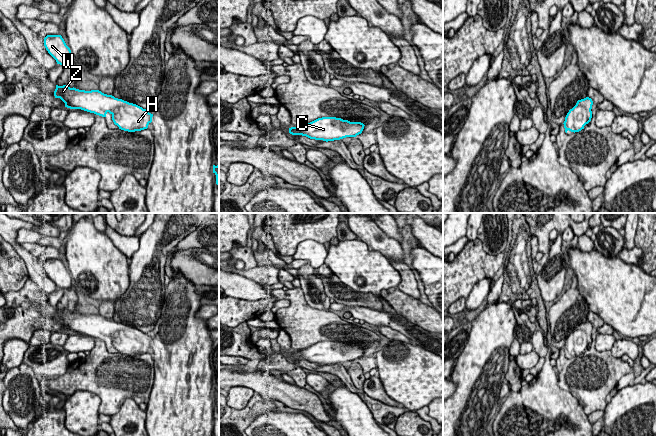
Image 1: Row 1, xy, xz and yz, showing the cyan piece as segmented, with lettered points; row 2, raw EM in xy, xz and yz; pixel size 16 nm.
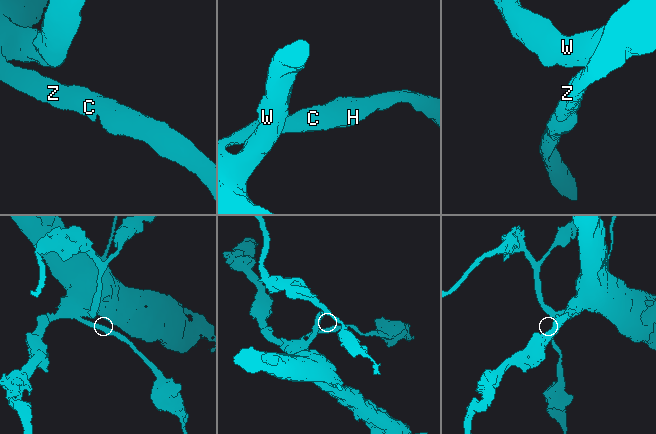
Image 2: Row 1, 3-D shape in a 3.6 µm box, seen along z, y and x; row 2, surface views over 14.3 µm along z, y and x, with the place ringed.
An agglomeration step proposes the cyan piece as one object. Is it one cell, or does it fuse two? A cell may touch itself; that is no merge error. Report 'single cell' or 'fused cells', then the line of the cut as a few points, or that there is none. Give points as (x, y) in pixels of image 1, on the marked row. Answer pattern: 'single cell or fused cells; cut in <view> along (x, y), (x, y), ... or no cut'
single cell; no cut

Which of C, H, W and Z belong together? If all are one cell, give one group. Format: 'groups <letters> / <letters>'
groups C H W Z

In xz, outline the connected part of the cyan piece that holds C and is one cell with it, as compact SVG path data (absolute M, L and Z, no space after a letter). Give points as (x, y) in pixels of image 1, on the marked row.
M322 117L299 127L291 127L289 133L328 142L356 137L362 133L364 126L361 122L350 122L336 117Z

